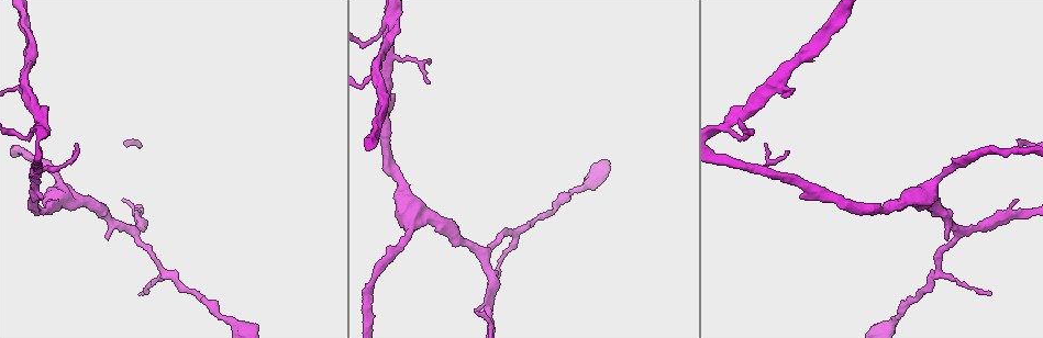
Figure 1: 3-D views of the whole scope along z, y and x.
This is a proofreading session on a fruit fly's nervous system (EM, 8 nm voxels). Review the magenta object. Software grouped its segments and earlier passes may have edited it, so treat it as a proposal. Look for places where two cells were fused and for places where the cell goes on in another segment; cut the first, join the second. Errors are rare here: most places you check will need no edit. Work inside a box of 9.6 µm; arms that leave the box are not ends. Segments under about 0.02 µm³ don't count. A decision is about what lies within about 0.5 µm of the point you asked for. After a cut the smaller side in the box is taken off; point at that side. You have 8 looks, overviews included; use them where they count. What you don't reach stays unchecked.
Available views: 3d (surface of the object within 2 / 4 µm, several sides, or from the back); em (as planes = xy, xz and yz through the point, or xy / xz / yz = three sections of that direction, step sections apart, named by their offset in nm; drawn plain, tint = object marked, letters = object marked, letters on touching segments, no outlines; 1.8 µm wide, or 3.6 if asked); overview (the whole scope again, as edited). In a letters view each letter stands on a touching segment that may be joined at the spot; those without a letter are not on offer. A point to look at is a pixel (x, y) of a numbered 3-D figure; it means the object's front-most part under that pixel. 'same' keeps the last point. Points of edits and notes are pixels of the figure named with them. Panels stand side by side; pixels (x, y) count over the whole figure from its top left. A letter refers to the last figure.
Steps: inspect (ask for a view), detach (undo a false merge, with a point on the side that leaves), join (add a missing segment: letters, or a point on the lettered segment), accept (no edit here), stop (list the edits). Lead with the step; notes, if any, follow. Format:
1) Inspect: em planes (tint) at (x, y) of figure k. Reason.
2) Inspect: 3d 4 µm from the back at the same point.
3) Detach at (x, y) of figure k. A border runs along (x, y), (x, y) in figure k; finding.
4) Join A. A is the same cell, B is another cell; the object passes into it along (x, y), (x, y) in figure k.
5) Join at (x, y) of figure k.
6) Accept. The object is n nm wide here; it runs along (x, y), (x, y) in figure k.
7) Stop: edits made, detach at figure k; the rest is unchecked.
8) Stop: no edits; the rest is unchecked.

Inspect: em planes (letters) at (373, 67) of figure 1.

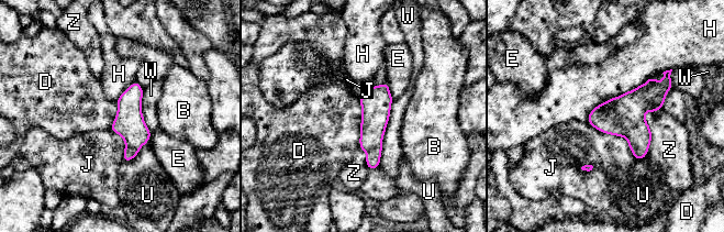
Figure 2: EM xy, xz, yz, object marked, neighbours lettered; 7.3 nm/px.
Accept. B, D, E, H, J, U, W and Z are other cells; a border runs along (358, 98), (362, 110), (360, 147) in figure 2; one cell here.

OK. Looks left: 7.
Inspect: em xy step 8 (tint) at (50, 206) of figure 1. Sudden change in width.

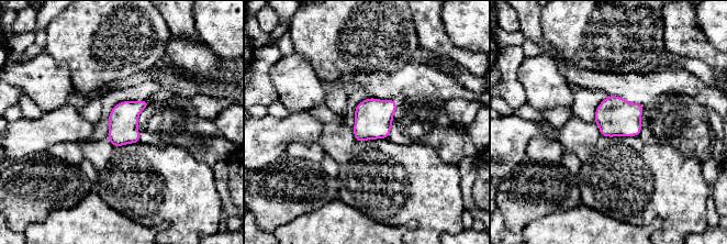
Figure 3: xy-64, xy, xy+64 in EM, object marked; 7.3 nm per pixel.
Inspect: em planes (tint) at the same point. Another direction.

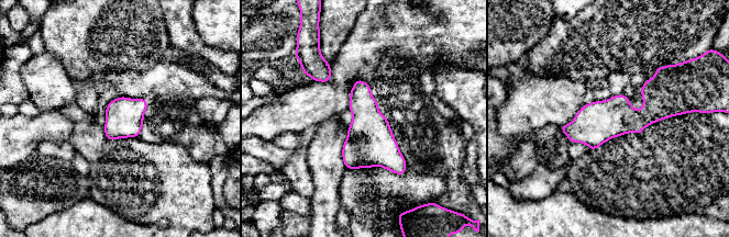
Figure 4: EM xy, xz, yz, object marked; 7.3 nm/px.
Inspect: em planes (letters) at the same point.

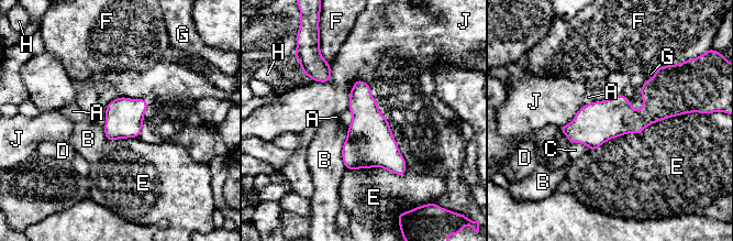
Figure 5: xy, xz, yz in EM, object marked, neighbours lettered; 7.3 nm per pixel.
Accept. The object is 280 nm wide here; A, B, C, D, E, F, G, H and J are other cells; it runs along (675, 110), (564, 129) in figure 5; all the same cell.

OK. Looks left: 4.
Inspect: em planes (letters) at (142, 293) of figure 1. Tapers out.

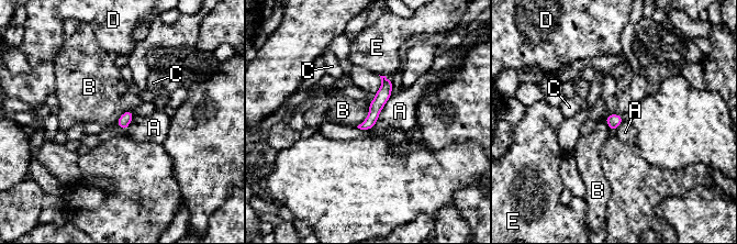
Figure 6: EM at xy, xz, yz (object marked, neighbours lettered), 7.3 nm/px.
Accept. The object is 90 nm wide here; A, B, C, D and E are other cells; it runs along (384, 80), (384, 92), (363, 126) in figure 6; none of them fits.

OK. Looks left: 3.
Inspect: 3d 2 µm at (947, 240) of figure 1.

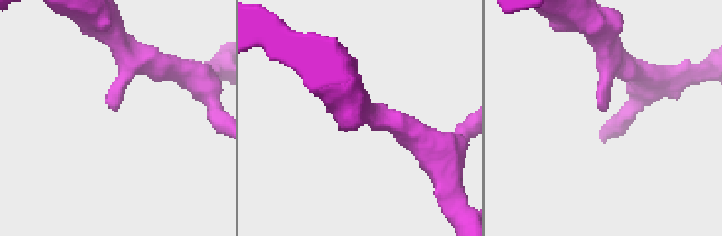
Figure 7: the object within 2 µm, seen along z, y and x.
Inspect: em 3.6 µm xz step 4 (letters) at (603, 110) of figure 7. The arms are 200, 280 nm wide.

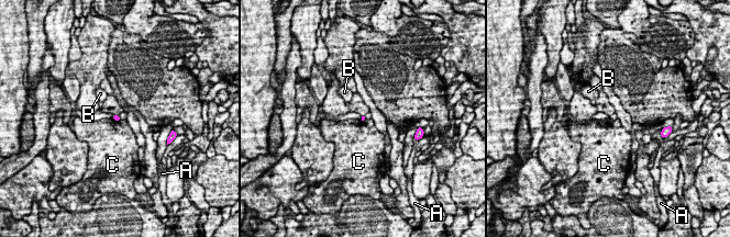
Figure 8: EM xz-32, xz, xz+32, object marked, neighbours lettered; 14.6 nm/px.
Accept. A, B and C are other cells; none of them fits.

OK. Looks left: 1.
Stop: no edits; the rest is unchecked.

